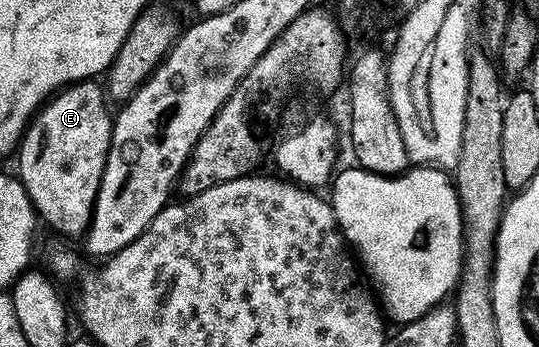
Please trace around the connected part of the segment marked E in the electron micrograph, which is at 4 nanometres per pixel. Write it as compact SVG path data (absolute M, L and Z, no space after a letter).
M97 80L76 81L58 90L30 119L21 142L16 150L18 170L16 176L21 181L35 212L43 222L46 221L58 233L66 237L81 238L94 218L96 195L104 175L108 159L108 147L112 135L112 109L108 104L108 94Z

